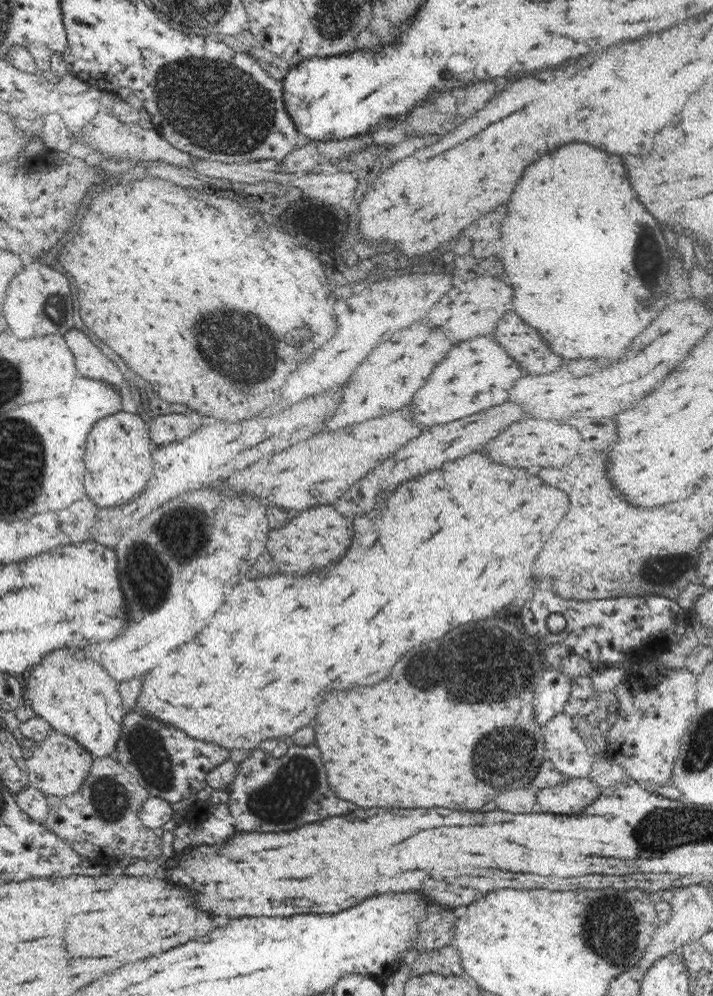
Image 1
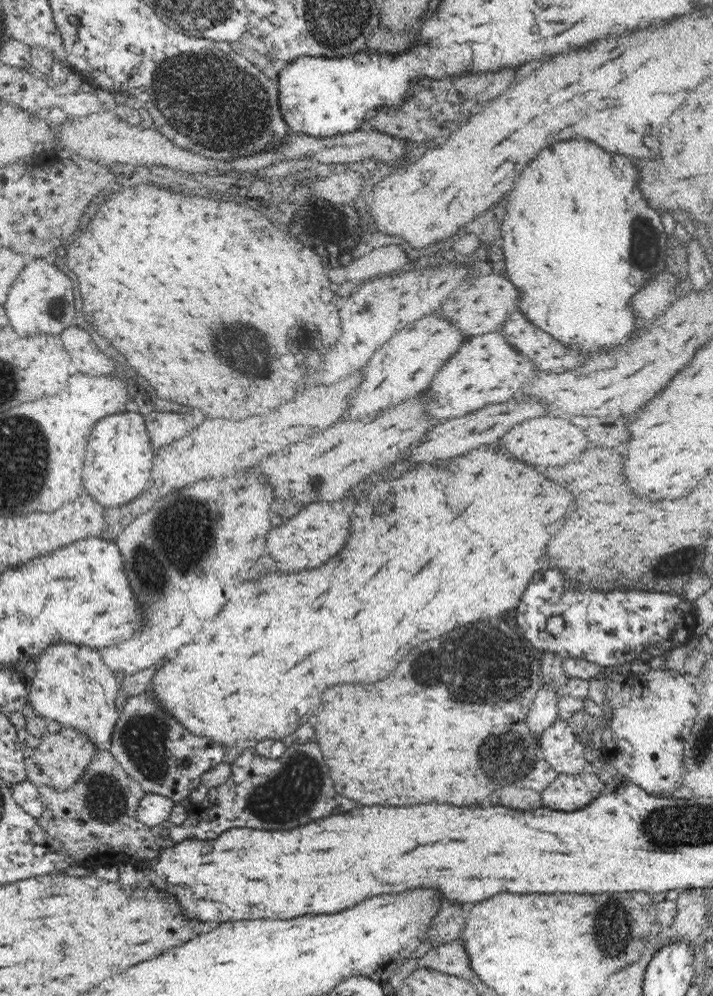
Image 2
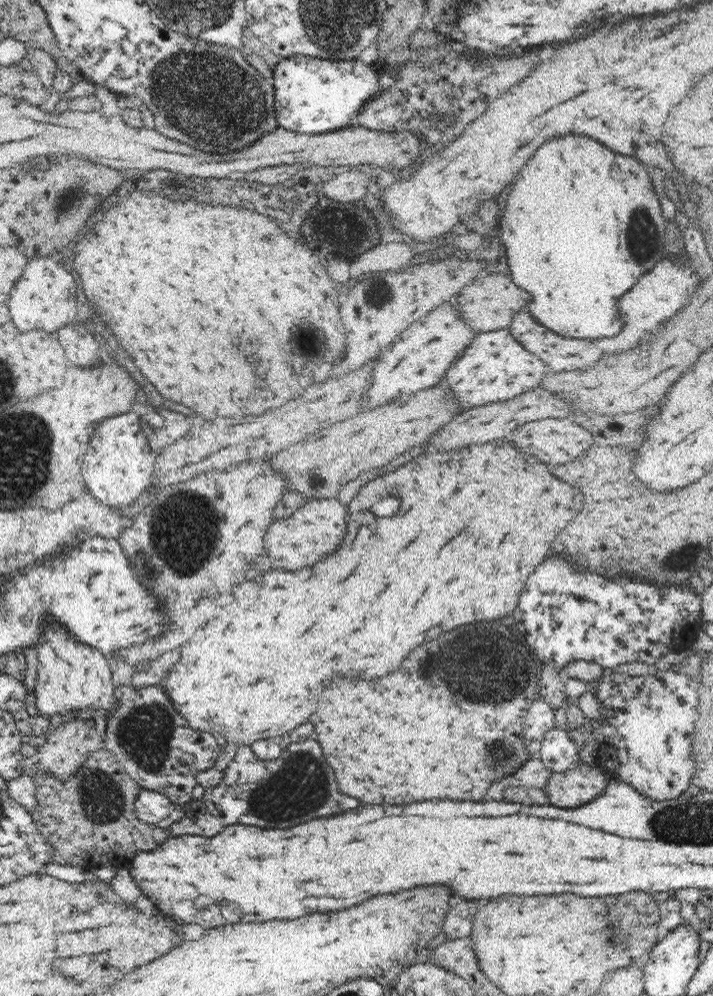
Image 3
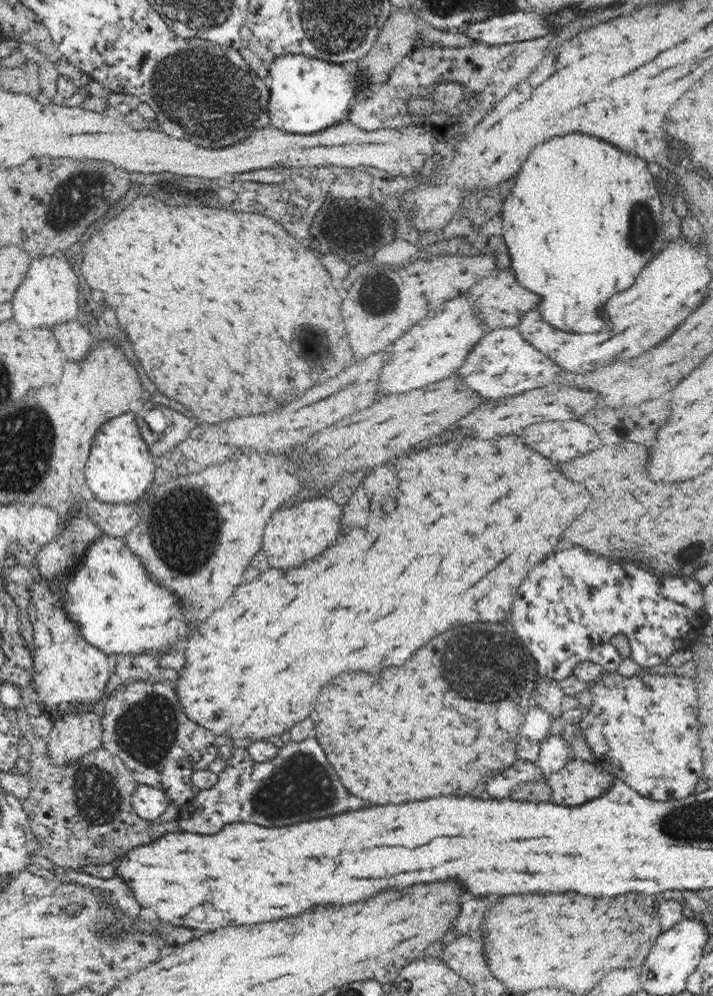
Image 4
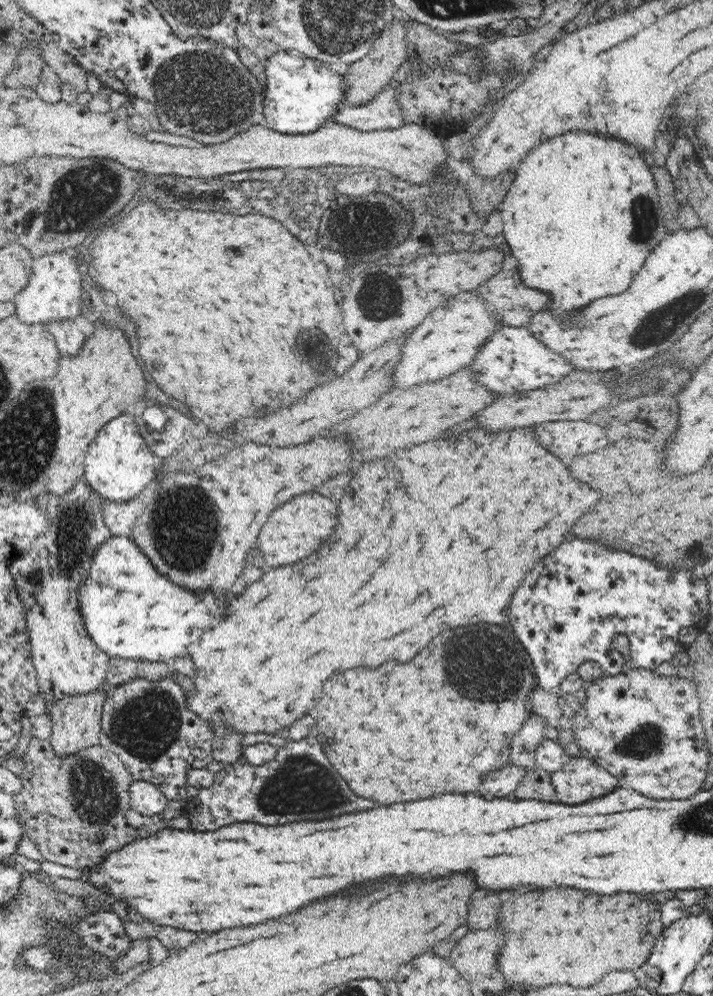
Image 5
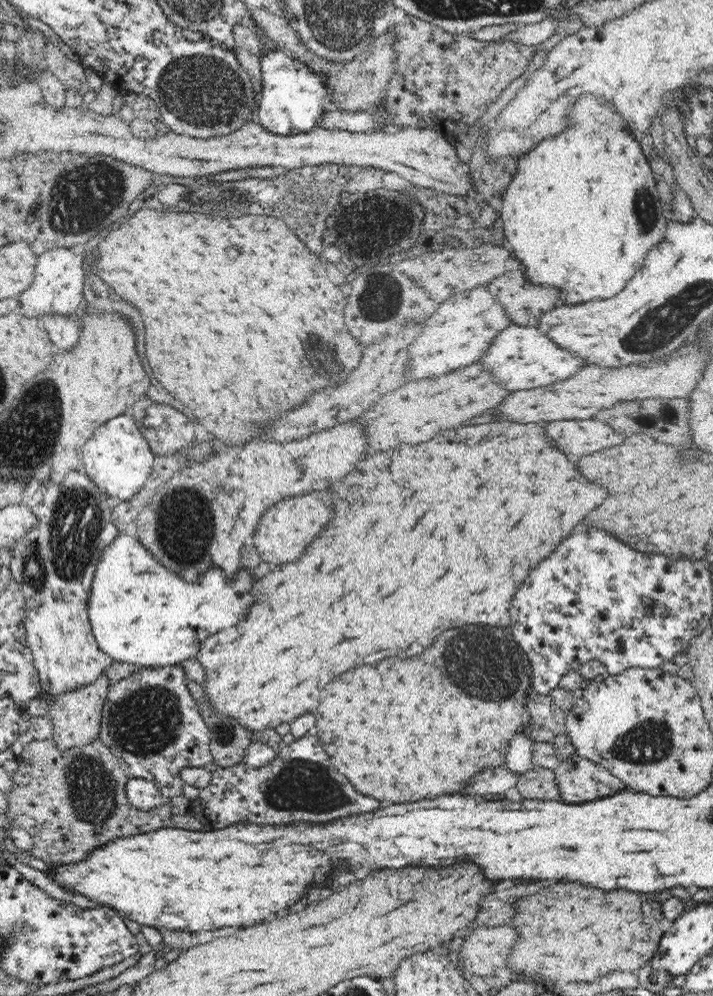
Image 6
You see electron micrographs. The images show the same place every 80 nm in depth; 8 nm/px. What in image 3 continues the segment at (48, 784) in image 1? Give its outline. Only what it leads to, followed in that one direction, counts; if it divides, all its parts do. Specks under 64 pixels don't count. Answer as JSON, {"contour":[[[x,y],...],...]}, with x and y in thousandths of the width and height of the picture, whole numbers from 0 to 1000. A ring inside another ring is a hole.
{"contour":[[[98,723],[74,732],[74,735],[67,737],[63,748],[49,755],[53,761],[53,773],[65,773],[81,784],[102,780],[115,766],[146,748],[146,739],[140,738],[132,729],[132,726],[122,726],[119,723]]]}

